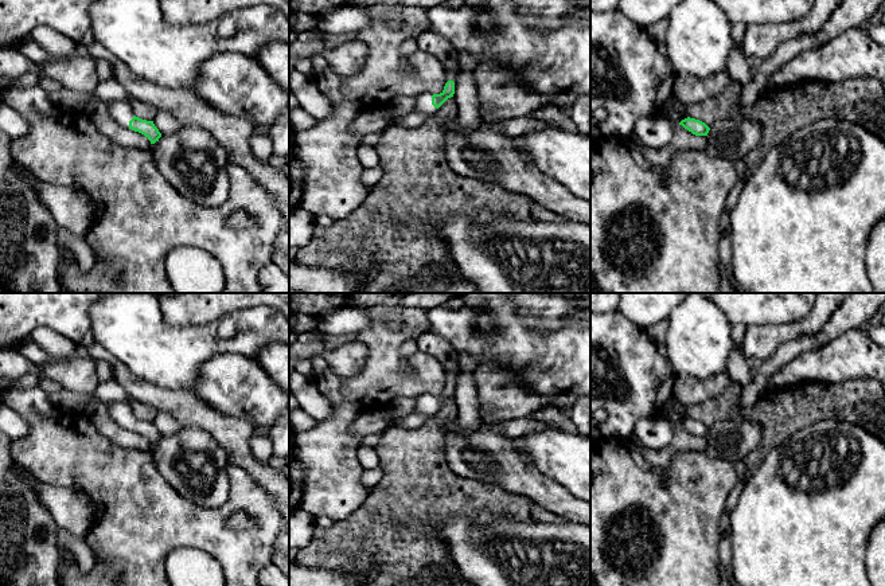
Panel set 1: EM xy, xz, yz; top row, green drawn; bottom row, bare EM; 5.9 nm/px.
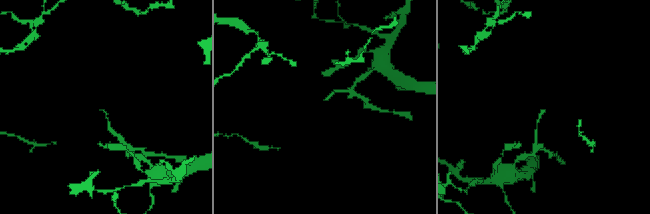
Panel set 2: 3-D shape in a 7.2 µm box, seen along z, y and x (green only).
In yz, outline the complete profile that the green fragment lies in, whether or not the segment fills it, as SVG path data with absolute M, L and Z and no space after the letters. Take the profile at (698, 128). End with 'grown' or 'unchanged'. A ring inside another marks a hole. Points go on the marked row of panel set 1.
M690 117L682 120L679 125L682 125L685 129L695 136L707 136L710 130L710 128L705 122Z; unchanged

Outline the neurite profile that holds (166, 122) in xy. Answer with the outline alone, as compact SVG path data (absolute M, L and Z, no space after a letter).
M164 110L157 112L153 124L164 136L171 136L182 128L180 122L171 113Z

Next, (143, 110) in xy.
M129 97L129 103L133 109L134 116L141 120L153 121L159 112L155 106L137 101L133 97Z

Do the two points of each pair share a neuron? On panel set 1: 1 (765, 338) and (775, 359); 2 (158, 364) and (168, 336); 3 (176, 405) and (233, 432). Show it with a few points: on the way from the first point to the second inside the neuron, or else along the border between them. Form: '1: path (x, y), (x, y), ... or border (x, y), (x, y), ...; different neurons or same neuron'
1: border (800, 336), (784, 342), (763, 360); different neurons
2: path (164, 358), (168, 351), (168, 343); same neuron
3: path (190, 410), (219, 426); same neuron

